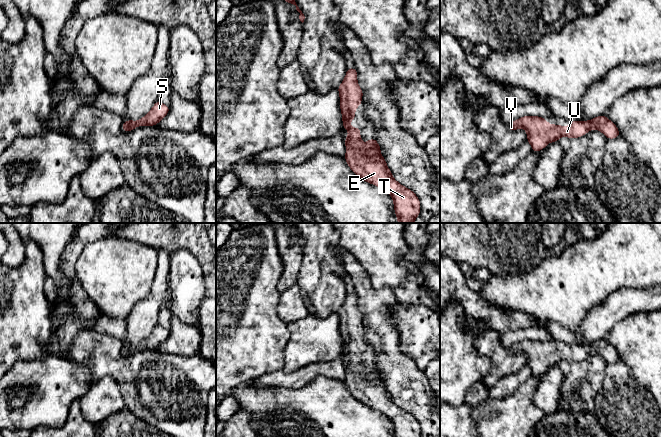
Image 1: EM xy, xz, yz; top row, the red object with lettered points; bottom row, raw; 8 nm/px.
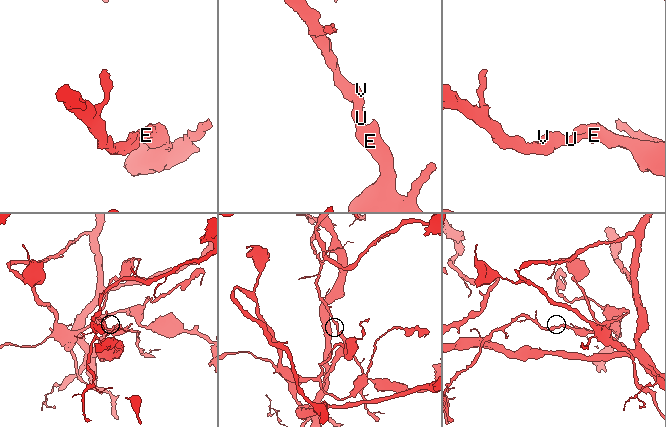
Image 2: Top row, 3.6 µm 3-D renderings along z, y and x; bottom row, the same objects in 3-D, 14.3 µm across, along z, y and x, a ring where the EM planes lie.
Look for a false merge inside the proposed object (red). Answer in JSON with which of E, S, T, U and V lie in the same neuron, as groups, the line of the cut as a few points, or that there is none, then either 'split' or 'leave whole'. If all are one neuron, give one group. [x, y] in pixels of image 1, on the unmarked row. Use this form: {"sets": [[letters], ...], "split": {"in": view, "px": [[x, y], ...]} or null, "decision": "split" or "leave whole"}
{"sets": [["E", "S", "T", "U", "V"]], "split": null, "decision": "leave whole"}

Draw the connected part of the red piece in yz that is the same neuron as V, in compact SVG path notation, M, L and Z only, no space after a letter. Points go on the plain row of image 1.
M600 339L589 345L569 345L568 351L559 348L550 349L545 342L539 340L523 340L509 348L508 353L515 355L524 352L527 356L527 365L533 376L544 373L549 366L558 366L562 360L579 362L589 356L590 353L601 355L607 363L620 361L617 350L606 340Z

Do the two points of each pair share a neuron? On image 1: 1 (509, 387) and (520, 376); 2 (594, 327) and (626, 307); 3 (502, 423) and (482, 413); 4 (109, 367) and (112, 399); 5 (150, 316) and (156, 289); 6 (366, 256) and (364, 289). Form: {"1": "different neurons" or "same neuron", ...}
{"1": "same neuron", "2": "same neuron", "3": "same neuron", "4": "different neurons", "5": "same neuron", "6": "different neurons"}

